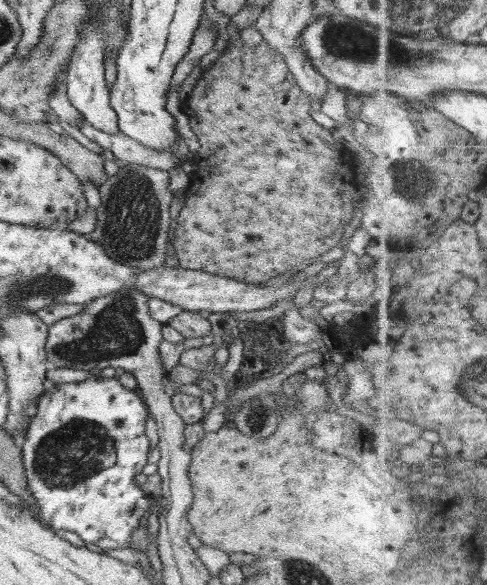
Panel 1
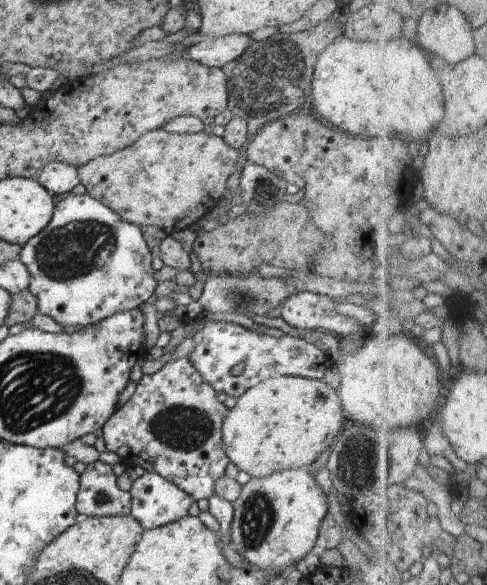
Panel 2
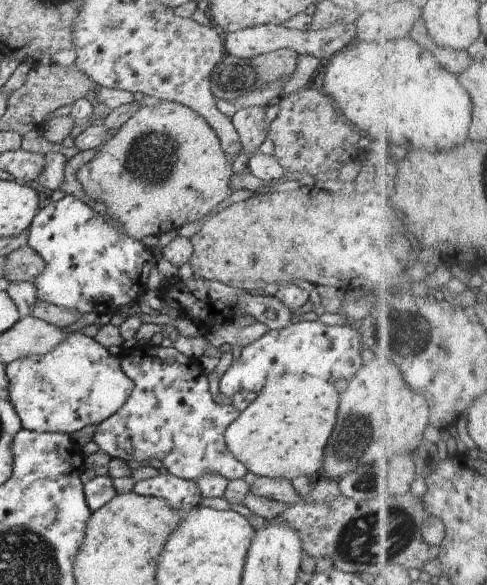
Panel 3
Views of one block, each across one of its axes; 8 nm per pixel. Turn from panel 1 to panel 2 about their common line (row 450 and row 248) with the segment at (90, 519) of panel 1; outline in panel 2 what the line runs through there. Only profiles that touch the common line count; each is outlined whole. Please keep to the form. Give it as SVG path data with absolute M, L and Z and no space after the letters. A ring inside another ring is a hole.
M70 193L58 200L46 228L22 245L19 260L30 273L29 291L36 297L40 313L51 316L62 326L98 324L119 312L131 311L146 302L157 284L151 252L137 224L124 220L116 211L93 199L88 193Z

